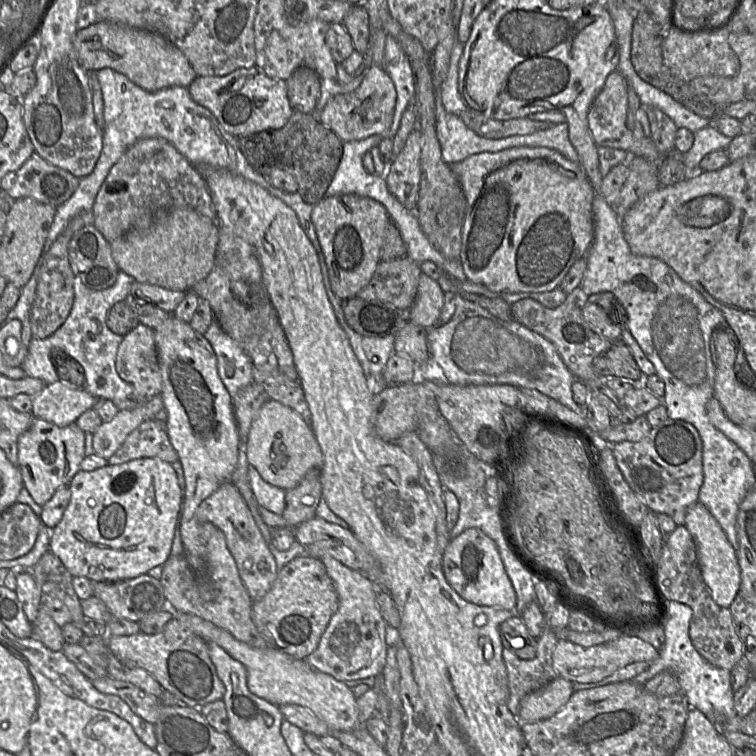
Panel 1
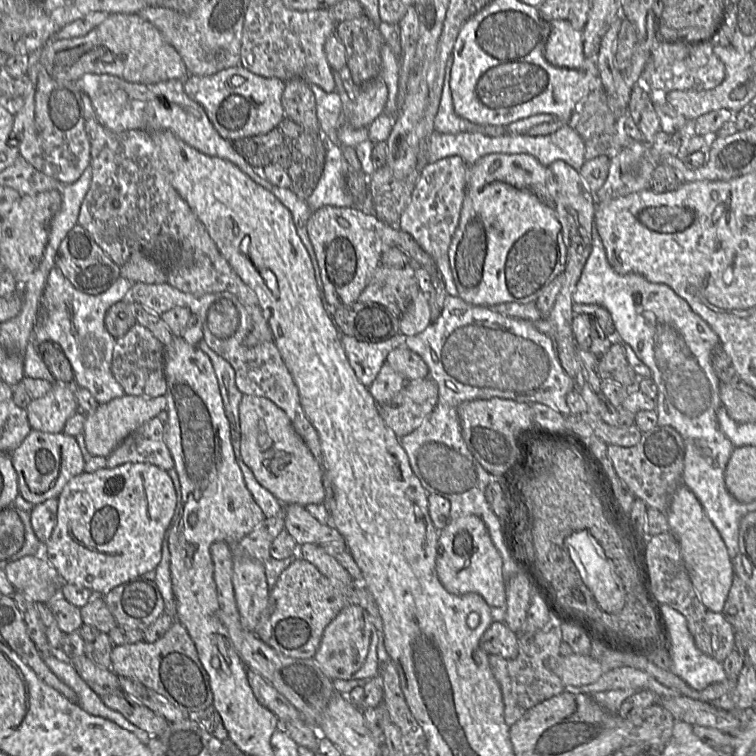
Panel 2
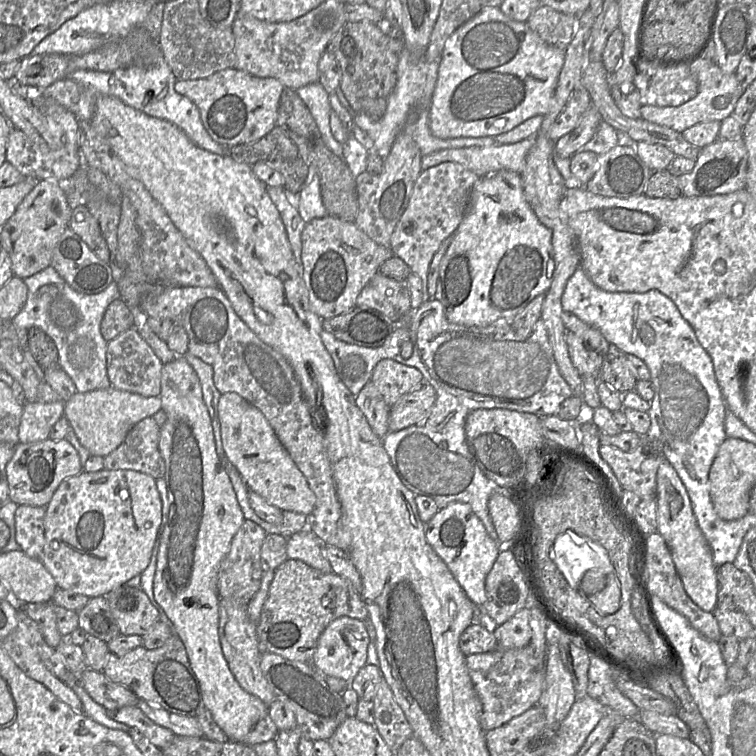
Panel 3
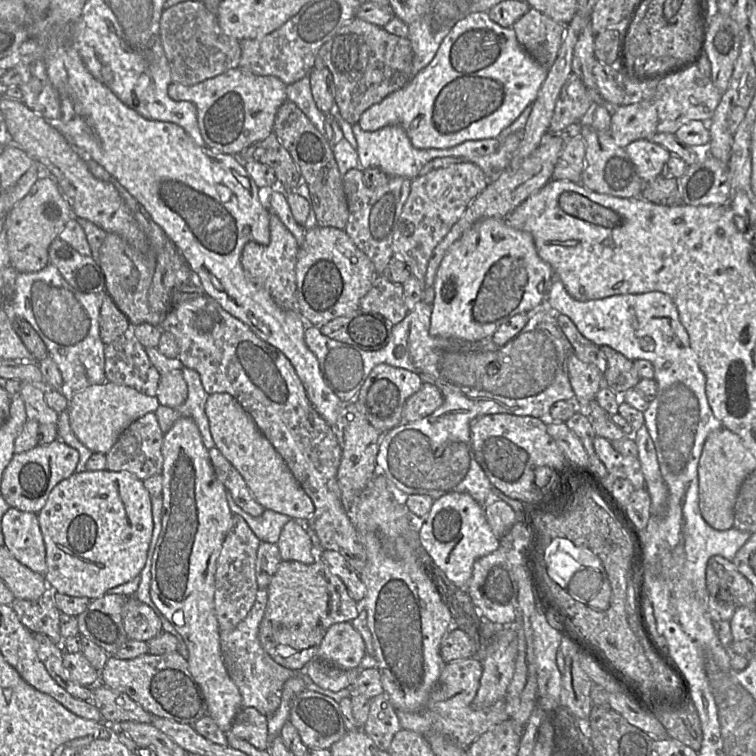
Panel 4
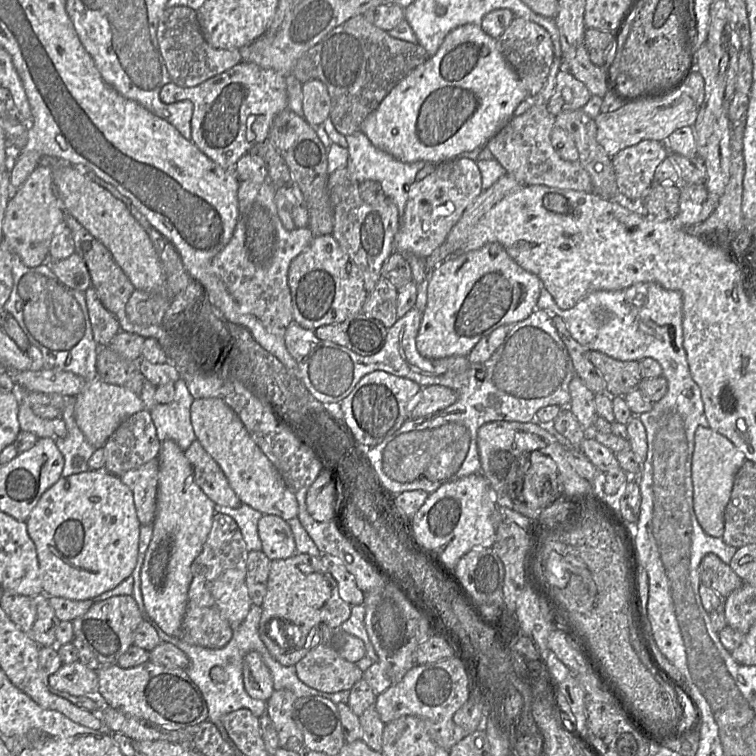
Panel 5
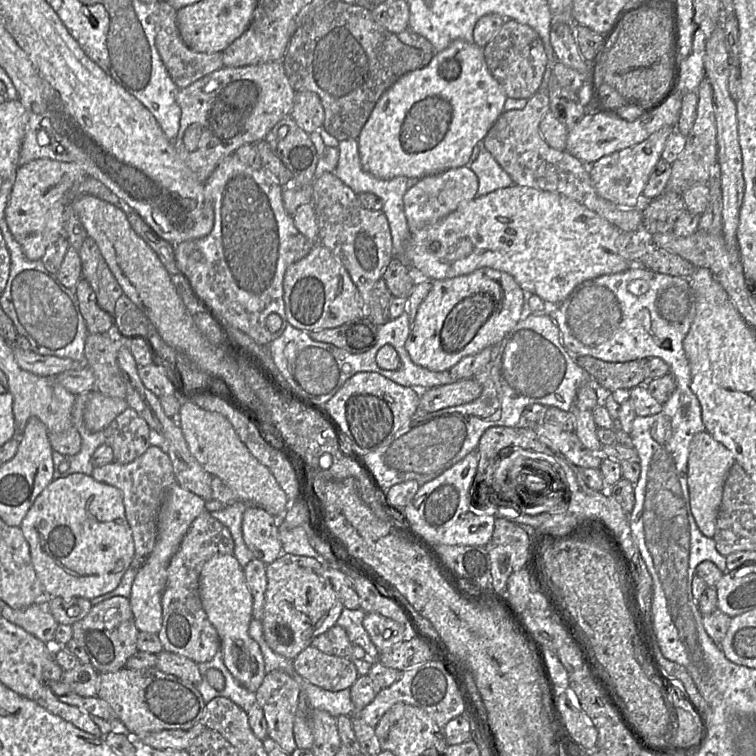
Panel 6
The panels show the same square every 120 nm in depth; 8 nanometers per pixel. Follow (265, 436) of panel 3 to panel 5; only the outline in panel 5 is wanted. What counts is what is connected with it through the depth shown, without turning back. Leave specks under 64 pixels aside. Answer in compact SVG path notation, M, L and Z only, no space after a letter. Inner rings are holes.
M217 397L195 399L191 406L191 422L197 440L219 464L242 504L286 521L298 516L296 496L253 440L238 414L224 400Z

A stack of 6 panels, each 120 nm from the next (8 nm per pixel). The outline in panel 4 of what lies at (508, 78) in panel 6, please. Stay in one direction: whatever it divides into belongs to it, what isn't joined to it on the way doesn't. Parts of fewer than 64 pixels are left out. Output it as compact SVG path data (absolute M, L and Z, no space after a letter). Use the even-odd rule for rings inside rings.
M530 8L512 26L520 46L544 69L554 65L563 42L566 25Z

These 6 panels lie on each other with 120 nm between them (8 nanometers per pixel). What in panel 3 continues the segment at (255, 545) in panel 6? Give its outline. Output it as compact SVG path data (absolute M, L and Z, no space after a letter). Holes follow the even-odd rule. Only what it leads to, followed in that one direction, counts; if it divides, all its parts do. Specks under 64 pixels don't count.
M301 530L287 539L287 556L297 559L324 573L332 572L324 555L323 542L310 530Z

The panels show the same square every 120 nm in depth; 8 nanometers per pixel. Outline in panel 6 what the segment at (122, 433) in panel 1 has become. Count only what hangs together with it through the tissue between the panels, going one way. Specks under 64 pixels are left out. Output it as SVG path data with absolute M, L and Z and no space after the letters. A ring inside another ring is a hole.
M96 389L91 392L91 398L84 412L84 422L92 432L105 430L119 414L129 407L126 398L110 397Z

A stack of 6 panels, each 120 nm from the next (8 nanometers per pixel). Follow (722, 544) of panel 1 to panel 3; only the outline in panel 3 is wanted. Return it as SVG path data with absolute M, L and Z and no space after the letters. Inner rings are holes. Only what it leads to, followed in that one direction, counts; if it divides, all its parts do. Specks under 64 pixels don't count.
M664 460L659 465L656 483L657 533L664 538L670 550L675 568L679 577L681 578L687 595L702 610L713 613L717 607L718 601L718 581L717 568L713 563L712 551L697 524L687 490L668 460Z

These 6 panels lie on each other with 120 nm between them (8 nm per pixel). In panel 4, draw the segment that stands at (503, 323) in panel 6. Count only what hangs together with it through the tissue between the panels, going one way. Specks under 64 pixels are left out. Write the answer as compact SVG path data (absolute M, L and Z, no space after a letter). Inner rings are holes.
M492 217L478 221L444 255L433 284L435 296L430 335L467 341L482 340L491 337L512 316L531 313L544 306L554 276L553 269L539 257L532 235L508 226L504 219Z

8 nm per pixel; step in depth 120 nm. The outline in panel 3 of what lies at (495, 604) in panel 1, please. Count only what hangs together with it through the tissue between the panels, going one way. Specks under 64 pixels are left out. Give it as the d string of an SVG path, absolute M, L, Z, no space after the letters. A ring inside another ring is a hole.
M452 502L425 523L425 535L468 598L481 606L486 600L485 580L499 555L499 543L492 539L468 503Z

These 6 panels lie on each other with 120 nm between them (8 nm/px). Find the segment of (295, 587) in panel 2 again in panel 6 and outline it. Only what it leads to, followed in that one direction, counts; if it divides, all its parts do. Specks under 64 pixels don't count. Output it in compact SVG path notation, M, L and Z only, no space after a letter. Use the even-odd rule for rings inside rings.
M282 553L267 565L267 589L262 618L264 638L276 653L295 659L314 638L337 624L344 605L325 575L325 562Z

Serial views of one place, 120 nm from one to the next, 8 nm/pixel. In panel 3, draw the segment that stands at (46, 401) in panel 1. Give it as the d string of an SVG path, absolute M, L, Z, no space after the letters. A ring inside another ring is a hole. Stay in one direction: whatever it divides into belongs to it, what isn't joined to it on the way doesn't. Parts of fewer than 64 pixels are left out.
M65 401L26 402L19 427L19 444L44 441L52 427L64 417Z

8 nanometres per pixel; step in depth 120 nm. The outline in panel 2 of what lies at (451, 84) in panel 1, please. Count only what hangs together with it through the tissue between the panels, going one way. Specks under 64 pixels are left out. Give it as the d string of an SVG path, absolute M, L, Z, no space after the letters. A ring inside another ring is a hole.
M450 57L445 66L444 87L434 118L434 130L443 134L458 134L463 132L484 134L483 125L472 123L460 117L454 110L452 94L449 87L452 62L453 59Z

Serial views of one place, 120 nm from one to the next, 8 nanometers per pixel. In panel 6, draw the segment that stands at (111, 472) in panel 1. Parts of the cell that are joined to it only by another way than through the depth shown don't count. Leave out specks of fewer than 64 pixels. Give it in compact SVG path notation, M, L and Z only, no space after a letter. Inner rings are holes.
M74 473L54 479L39 494L20 525L29 544L33 567L46 597L92 600L113 591L135 557L131 527L127 521L123 493L99 482L92 475Z

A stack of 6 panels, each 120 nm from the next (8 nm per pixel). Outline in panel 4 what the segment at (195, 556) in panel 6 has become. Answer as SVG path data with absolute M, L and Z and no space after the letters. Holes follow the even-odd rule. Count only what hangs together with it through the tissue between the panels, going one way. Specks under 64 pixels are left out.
M234 514L233 524L223 542L215 573L214 604L220 632L233 630L247 616L255 602L258 592L255 567L260 543L247 522Z

